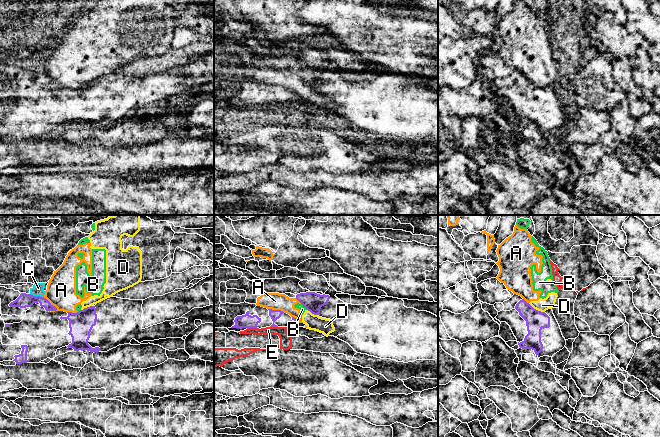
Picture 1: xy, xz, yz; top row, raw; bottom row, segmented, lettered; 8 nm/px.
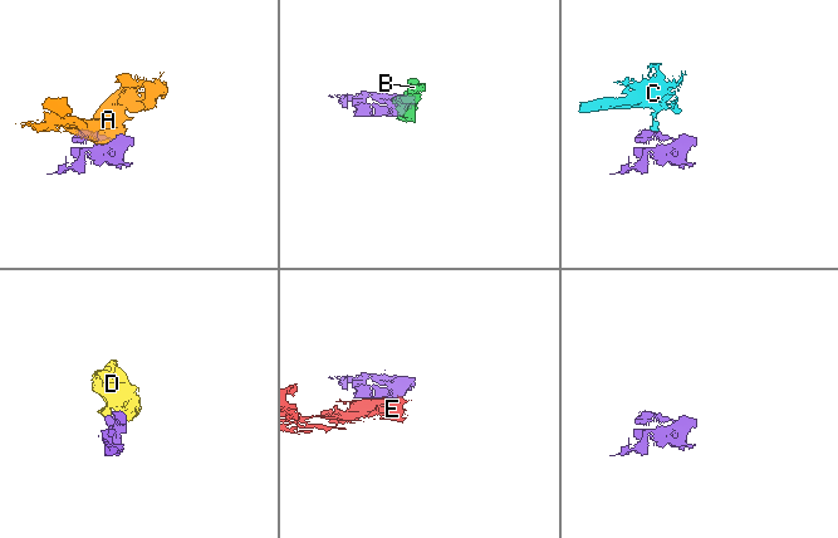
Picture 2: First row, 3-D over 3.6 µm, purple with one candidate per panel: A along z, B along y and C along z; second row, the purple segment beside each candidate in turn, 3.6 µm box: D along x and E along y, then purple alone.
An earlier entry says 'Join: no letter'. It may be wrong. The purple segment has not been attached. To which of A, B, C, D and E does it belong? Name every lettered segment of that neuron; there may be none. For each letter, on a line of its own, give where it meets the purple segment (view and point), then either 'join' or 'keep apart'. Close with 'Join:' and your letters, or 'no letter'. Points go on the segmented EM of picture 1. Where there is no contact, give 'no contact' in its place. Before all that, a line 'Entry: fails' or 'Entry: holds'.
Entry: holds
A: contact xy (49, 302); keep apart
B: contact xz (304, 306); keep apart
C: contact xy (37, 296); keep apart
D: contact yz (535, 309); keep apart
E: contact xz (251, 327); keep apart
Join: no letter

